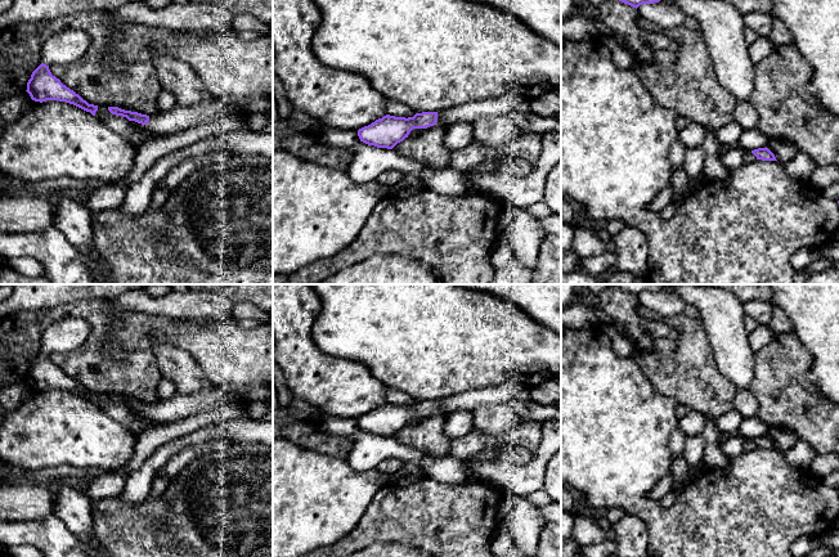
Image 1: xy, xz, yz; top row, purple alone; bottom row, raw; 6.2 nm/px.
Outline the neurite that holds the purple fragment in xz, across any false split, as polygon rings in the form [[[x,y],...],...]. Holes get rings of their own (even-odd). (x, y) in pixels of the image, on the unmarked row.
[[[503,382],[494,387],[468,390],[439,400],[416,401],[413,405],[386,403],[358,418],[360,430],[377,436],[392,437],[408,426],[413,417],[427,417],[436,410],[449,414],[454,410],[472,412],[481,405],[508,404],[513,400],[530,400],[530,388],[517,382]]]

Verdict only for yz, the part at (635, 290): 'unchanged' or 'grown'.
unchanged

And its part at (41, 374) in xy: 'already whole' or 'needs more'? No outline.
already whole

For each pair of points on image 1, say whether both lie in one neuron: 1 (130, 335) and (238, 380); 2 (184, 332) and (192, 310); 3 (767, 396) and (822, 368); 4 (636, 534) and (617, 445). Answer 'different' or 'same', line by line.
1: same
2: different
3: different
4: different

